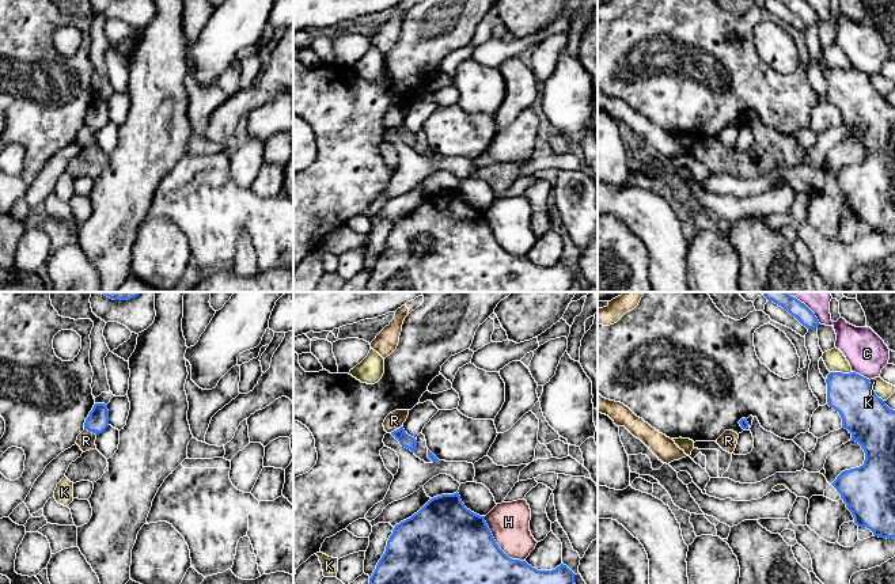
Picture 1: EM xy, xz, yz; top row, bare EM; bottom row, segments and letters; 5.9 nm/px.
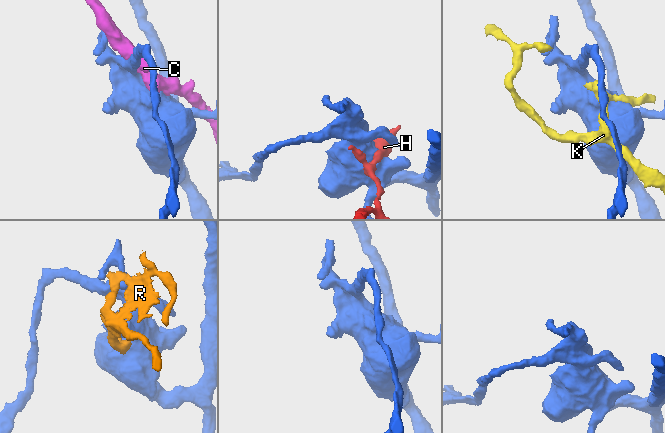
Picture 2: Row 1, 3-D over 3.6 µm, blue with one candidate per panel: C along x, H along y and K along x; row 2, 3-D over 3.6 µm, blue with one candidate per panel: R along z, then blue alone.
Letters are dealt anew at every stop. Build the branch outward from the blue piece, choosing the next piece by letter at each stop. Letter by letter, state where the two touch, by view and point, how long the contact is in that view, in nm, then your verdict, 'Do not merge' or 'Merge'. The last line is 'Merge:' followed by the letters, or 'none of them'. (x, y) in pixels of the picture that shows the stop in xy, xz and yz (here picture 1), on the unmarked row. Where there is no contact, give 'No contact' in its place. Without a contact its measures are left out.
C: Touches blue at yz (814, 10). Shared border 160 nm. Do not merge
H: Touches blue at xz (497, 241). Shared border 360 nm. Do not merge
K: Touches blue at yz (873, 87). Shared border 160 nm. Do not merge
R: Touches blue at xy (90, 126). Shared border 80 nm. Do not merge
Merge: none of them

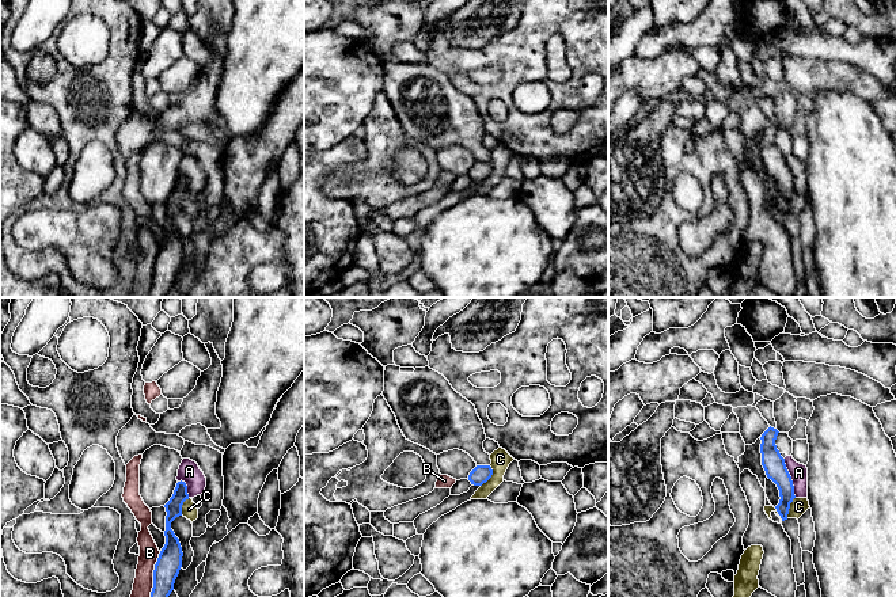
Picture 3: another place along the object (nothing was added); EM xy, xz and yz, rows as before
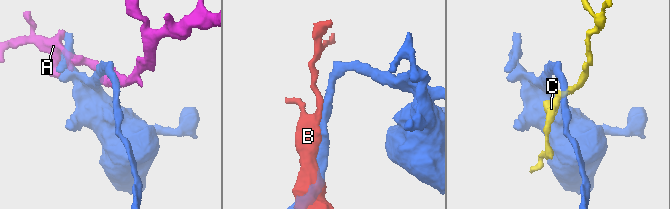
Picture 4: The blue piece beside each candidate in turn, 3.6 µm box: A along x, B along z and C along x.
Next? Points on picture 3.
A: Touches blue at yz (790, 174). Shared border 240 nm. Do not merge
B: Touches blue at xy (154, 272). Shared border 300 nm. Do not merge
C: Touches blue at xz (490, 172). Shared border 140 nm. Do not merge
Merge: none of them

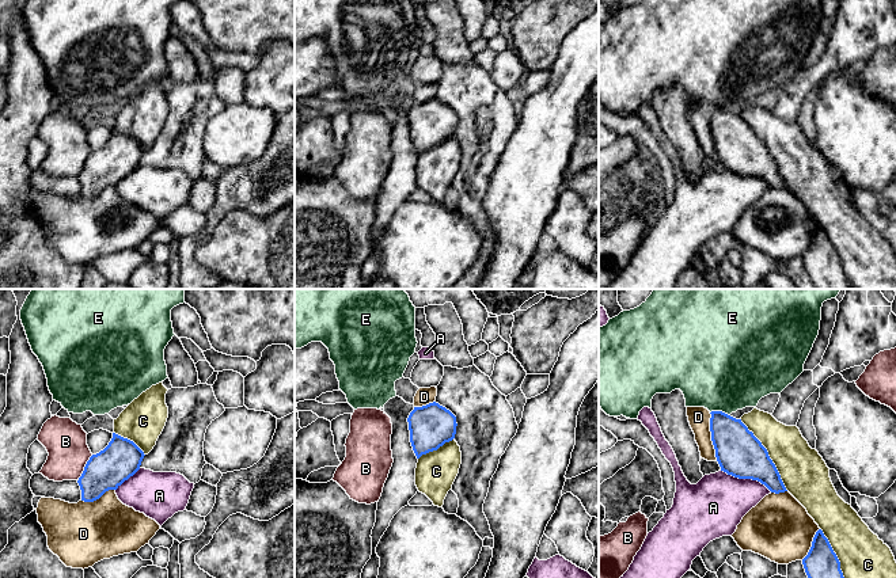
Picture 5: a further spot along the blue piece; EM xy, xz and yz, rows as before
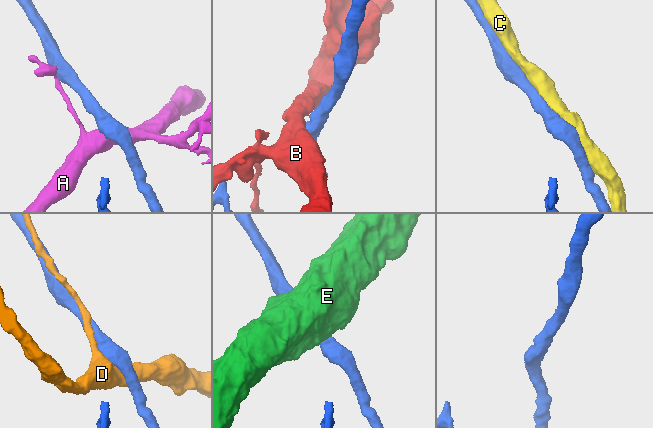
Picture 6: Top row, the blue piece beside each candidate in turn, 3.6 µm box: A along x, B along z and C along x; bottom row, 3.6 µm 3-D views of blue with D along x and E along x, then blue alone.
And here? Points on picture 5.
A: Touches blue at yz (747, 174). Shared border 340 nm. Do not merge
B: Touches blue at xy (84, 164). Shared border 180 nm. Do not merge
C: Touches blue at yz (767, 151). Shared border 500 nm. Merge
D: Touches blue at yz (712, 132). Shared border 280 nm. Do not merge
E: Touches blue at yz (720, 107). Shared border 120 nm. Do not merge
Merge: C

